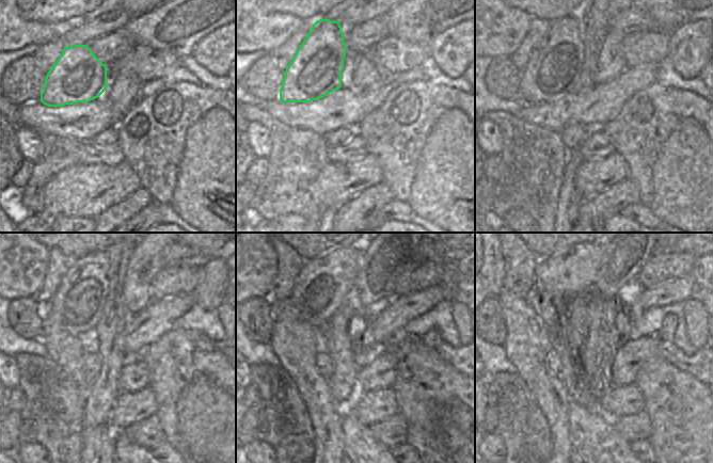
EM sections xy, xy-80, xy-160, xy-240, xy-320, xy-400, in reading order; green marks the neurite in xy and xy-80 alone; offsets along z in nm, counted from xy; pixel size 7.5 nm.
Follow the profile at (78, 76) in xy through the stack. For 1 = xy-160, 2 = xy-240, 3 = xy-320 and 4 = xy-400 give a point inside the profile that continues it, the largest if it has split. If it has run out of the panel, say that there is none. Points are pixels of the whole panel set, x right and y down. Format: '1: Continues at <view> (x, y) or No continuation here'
1: Continues at xy-160 (554, 69)
2: Continues at xy-240 (77, 305)
3: Continues at xy-320 (323, 284)
4: Continues at xy-400 (568, 277).

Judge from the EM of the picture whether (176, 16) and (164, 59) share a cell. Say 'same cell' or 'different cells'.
different cells

